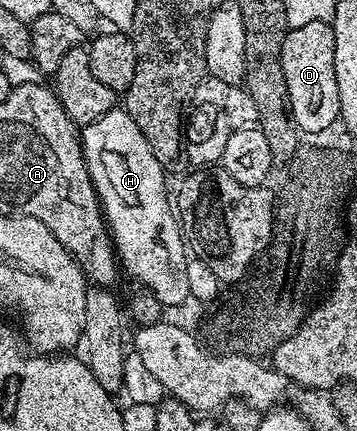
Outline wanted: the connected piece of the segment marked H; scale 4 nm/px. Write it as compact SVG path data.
M115 108L99 116L99 120L95 120L90 126L84 127L79 137L81 150L85 153L85 167L89 169L93 187L97 190L97 200L101 203L113 239L120 269L124 273L126 270L139 282L137 284L150 290L160 300L162 307L181 306L185 301L189 302L191 297L185 271L187 242L183 237L183 227L178 215L171 205L171 198L169 202L169 194L165 191L167 170L159 160L155 160L155 152L151 152L151 144L147 144L143 132L139 132L139 124L135 124L135 120L131 120L131 116L123 108Z

